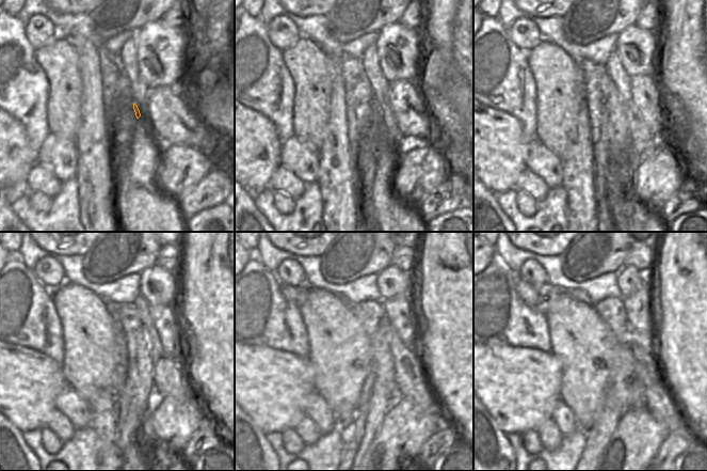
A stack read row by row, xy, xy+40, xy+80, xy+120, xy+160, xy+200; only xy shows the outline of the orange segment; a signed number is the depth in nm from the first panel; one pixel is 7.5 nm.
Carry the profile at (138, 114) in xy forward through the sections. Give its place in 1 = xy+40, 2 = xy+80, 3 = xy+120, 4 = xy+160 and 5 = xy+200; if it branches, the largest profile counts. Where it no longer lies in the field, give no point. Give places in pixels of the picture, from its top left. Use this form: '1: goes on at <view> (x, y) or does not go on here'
1: goes on at xy+40 (374, 136)
2: goes on at xy+80 (612, 154)
3: goes on at xy+120 (134, 398)
4: goes on at xy+160 (379, 391)
5: goes on at xy+200 (607, 419)

